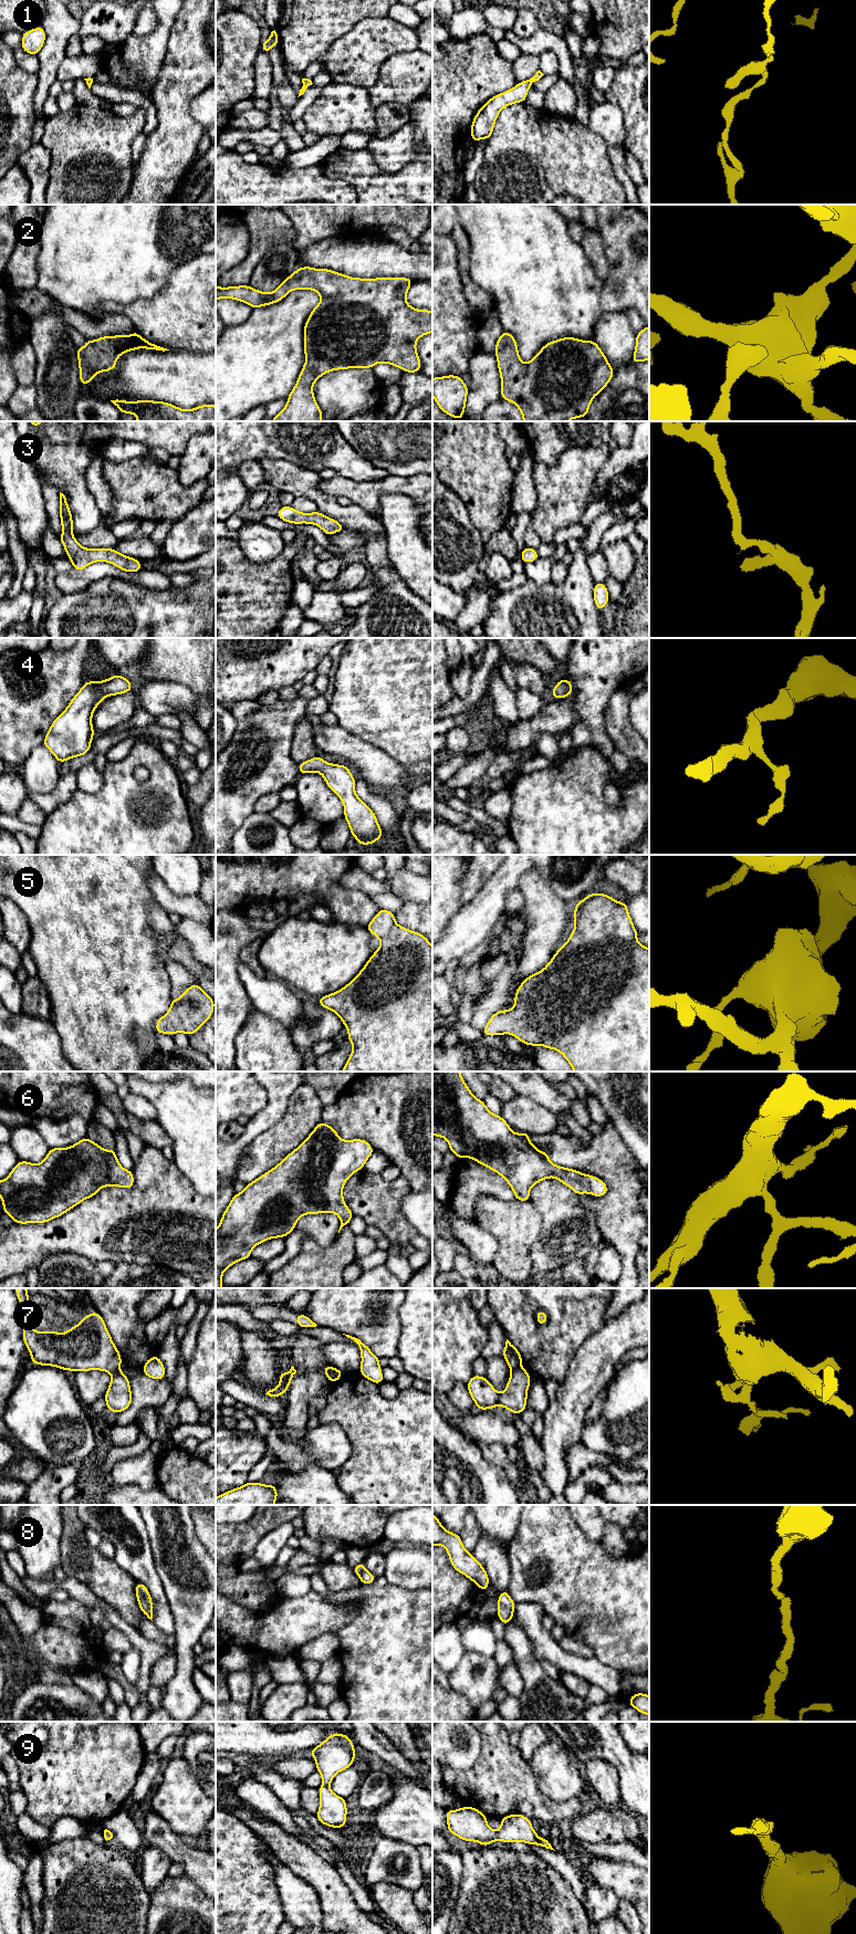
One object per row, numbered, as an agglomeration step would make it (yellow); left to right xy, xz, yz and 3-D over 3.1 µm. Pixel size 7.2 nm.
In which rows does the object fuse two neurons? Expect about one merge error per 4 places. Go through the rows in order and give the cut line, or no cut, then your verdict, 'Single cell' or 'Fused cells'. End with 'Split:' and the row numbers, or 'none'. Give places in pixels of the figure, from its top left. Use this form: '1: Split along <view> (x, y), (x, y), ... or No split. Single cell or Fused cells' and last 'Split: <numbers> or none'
1: No split. Single cell
2: No split. Single cell
3: No split. Single cell
4: No split. Single cell
5: No split. Single cell
6: No split. Single cell
7: Split along yz (520, 1367), (511, 1372). Fused cells
8: No split. Single cell
9: No split. Single cell
Split: 7

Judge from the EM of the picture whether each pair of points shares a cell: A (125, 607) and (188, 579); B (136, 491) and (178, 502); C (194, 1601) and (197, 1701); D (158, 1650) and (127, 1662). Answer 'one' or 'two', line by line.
A: two
B: one
C: one
D: two

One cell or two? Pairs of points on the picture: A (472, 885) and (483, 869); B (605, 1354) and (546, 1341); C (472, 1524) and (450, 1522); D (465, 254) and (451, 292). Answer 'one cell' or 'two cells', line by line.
A: one cell
B: two cells
C: two cells
D: two cells

